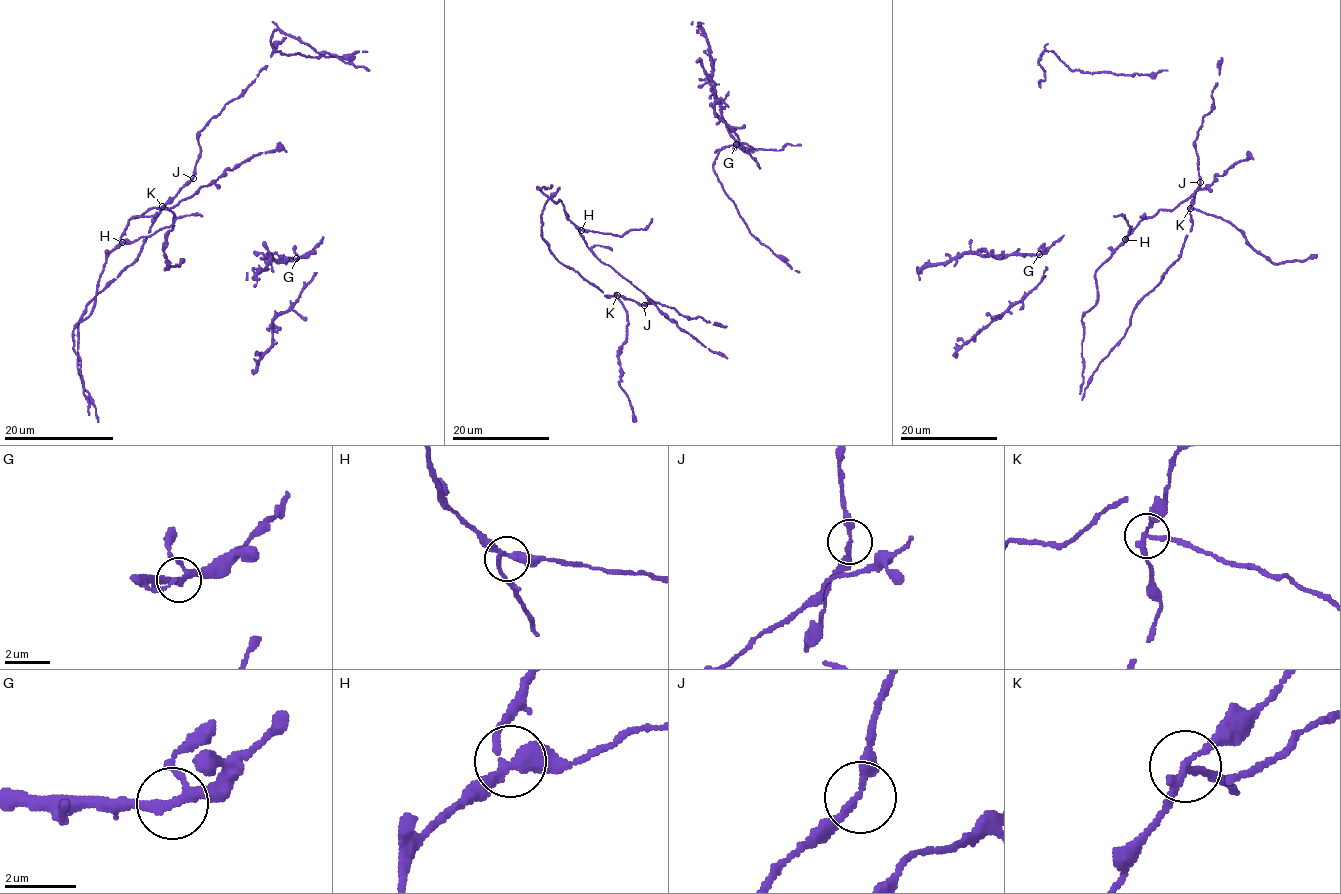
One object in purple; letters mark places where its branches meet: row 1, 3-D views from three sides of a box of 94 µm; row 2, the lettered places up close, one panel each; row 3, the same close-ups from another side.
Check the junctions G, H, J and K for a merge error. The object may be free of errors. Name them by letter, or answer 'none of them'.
K

